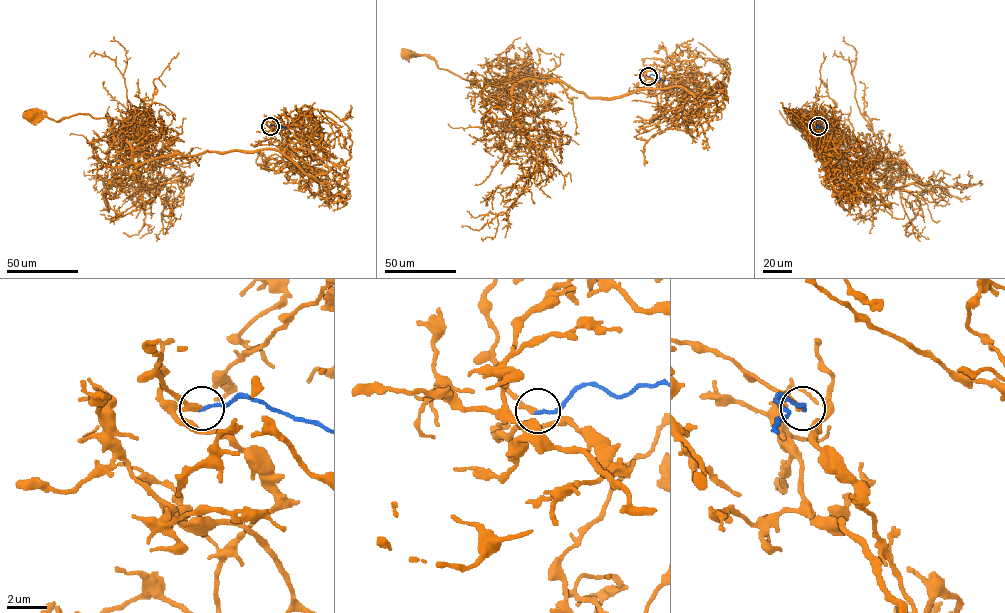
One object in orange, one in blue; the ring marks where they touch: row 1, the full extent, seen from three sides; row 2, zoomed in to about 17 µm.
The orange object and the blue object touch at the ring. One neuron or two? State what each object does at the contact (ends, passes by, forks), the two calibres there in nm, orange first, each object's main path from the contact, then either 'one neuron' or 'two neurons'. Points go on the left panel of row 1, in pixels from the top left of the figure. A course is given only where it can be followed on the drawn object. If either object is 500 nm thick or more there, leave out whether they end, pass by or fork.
orange passes by | blue ends | 180/170 nm | orange via (269, 126), (266, 121), (285, 135), (283, 151), (183, 155), (160, 141), (133, 149), (115, 118), (28, 114) | blue via (269, 126), (287, 129) | two neurons

